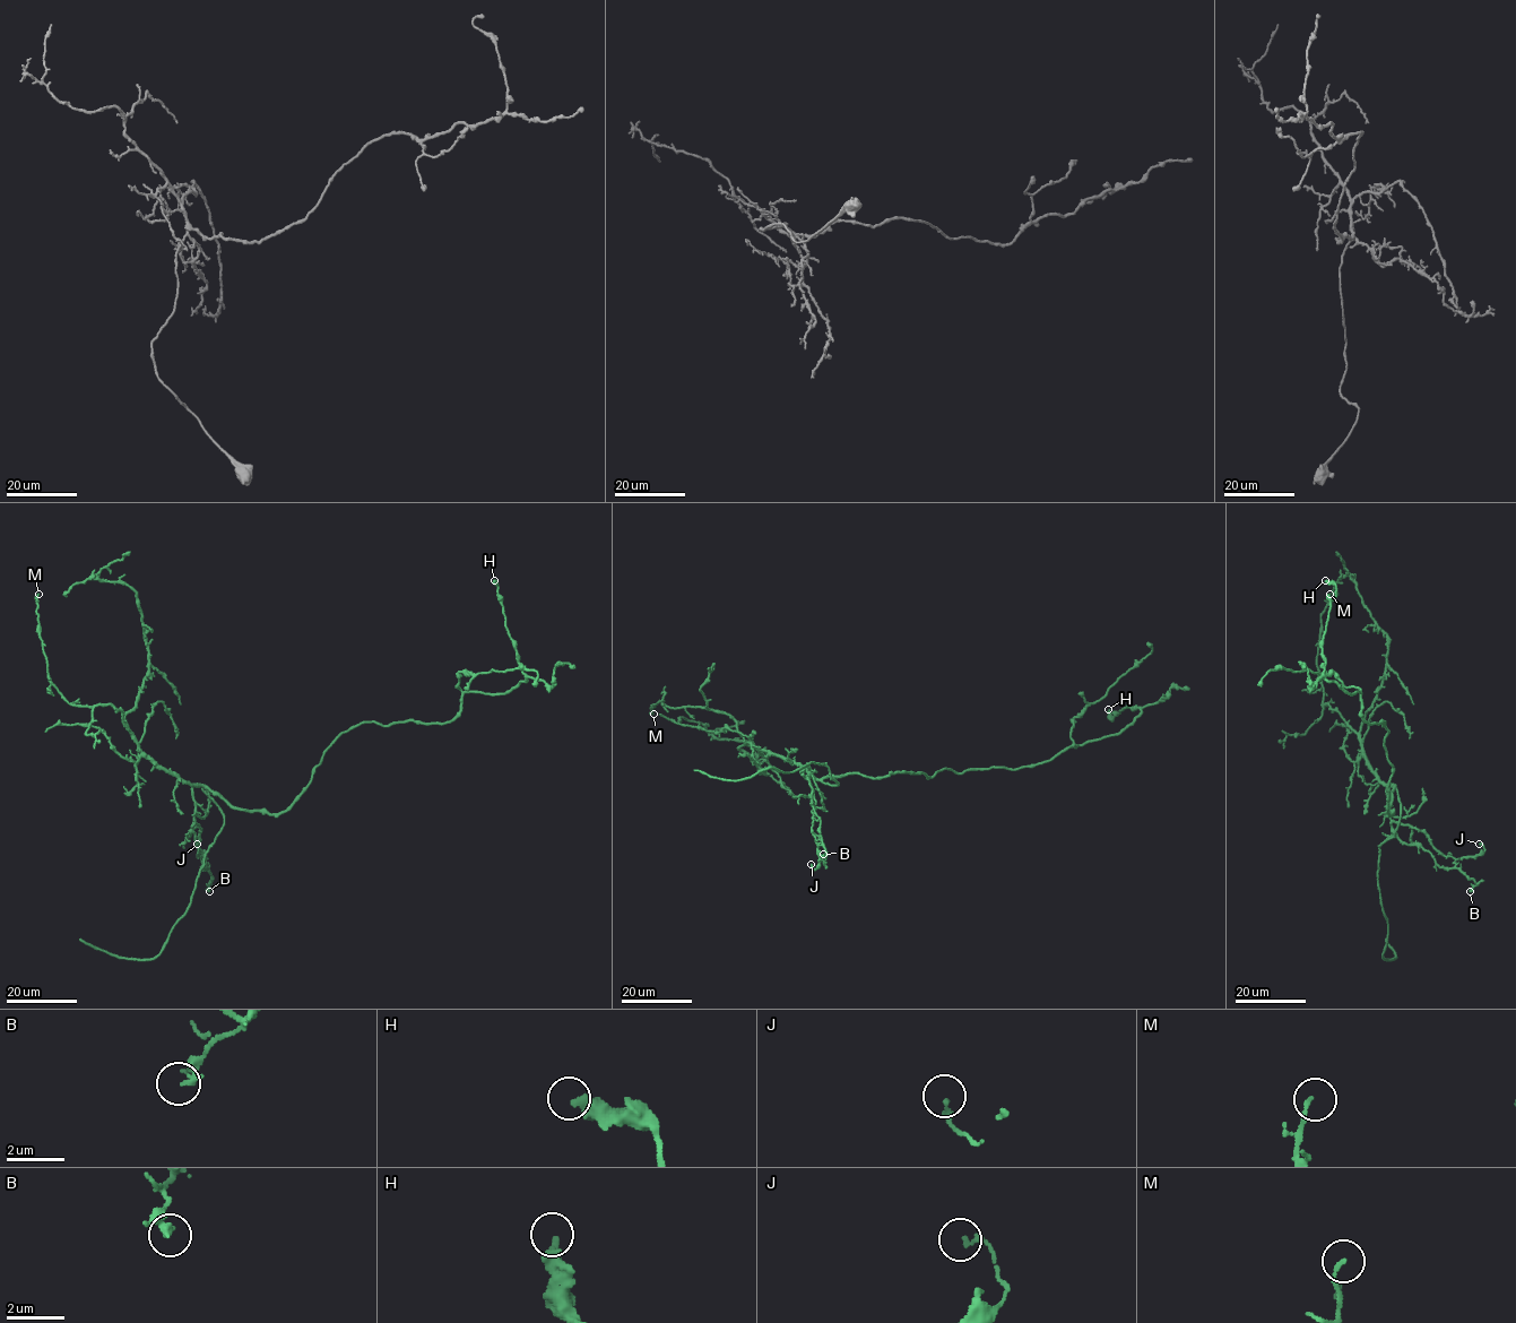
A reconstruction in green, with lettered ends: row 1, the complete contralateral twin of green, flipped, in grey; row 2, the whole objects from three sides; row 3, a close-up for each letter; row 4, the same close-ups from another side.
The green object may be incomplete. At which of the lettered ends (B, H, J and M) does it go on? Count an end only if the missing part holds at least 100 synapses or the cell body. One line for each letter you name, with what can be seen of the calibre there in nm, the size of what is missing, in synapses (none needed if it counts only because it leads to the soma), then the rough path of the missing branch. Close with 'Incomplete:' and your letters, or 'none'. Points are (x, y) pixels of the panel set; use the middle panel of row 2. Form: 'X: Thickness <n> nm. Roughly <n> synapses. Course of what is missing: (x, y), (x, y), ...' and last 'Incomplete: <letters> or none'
Incomplete: none

